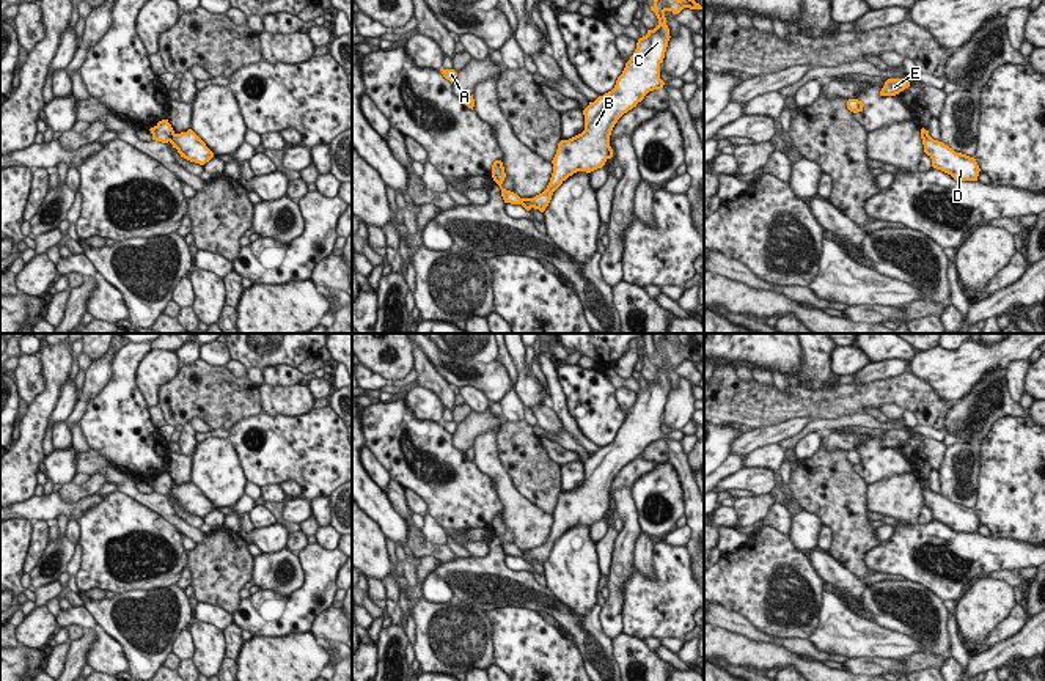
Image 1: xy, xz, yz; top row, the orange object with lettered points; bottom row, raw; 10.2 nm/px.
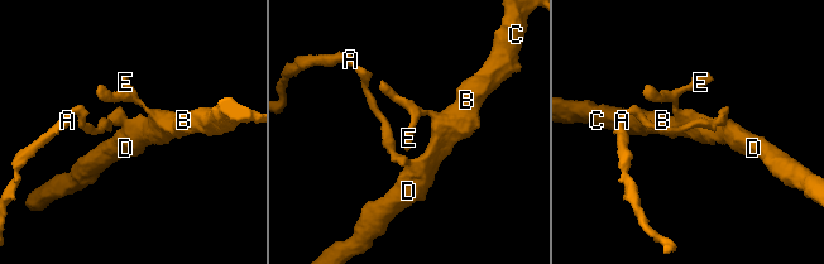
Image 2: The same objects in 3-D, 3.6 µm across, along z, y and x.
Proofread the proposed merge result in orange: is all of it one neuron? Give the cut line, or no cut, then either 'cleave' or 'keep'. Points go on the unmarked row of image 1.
xy (173, 485), (168, 493) | cleave

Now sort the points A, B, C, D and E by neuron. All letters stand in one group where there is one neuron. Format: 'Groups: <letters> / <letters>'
Groups: A / B C D E.

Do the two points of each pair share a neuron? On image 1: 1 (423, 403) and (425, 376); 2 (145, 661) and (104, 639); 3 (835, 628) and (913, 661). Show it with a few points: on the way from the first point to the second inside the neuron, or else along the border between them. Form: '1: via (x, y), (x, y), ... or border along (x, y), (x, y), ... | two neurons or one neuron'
1: border along (418, 386), (428, 387), (445, 406) | two neurons
2: border along (98, 626), (120, 645), (129, 664) | two neurons
3: border along (921, 651), (901, 658) | two neurons

